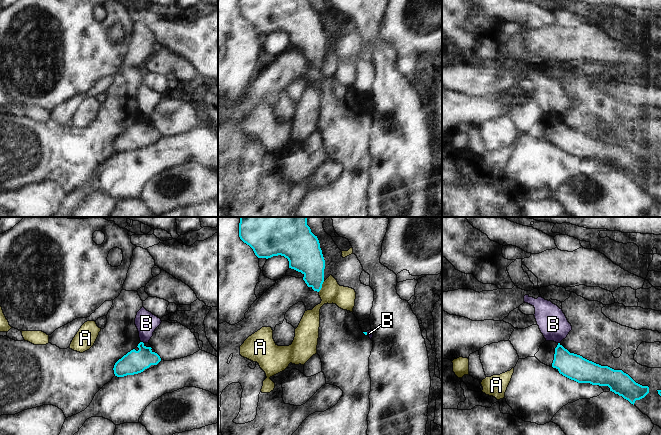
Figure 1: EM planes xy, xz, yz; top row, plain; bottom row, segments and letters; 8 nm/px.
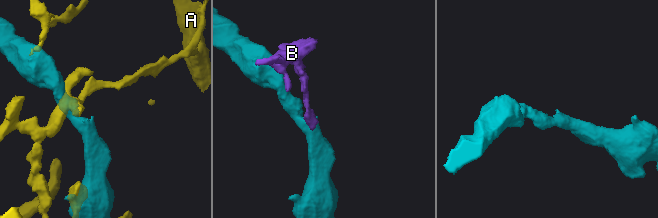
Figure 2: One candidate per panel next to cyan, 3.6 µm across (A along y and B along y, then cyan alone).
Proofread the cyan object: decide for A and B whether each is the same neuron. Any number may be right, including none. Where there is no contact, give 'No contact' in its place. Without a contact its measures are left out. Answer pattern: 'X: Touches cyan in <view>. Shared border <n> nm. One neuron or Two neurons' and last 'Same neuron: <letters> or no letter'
A: Touches cyan in xz. Shared border 100 nm. Two neurons
B: Touches cyan in xy. Shared border 30 nm. Two neurons
Same neuron: no letter

